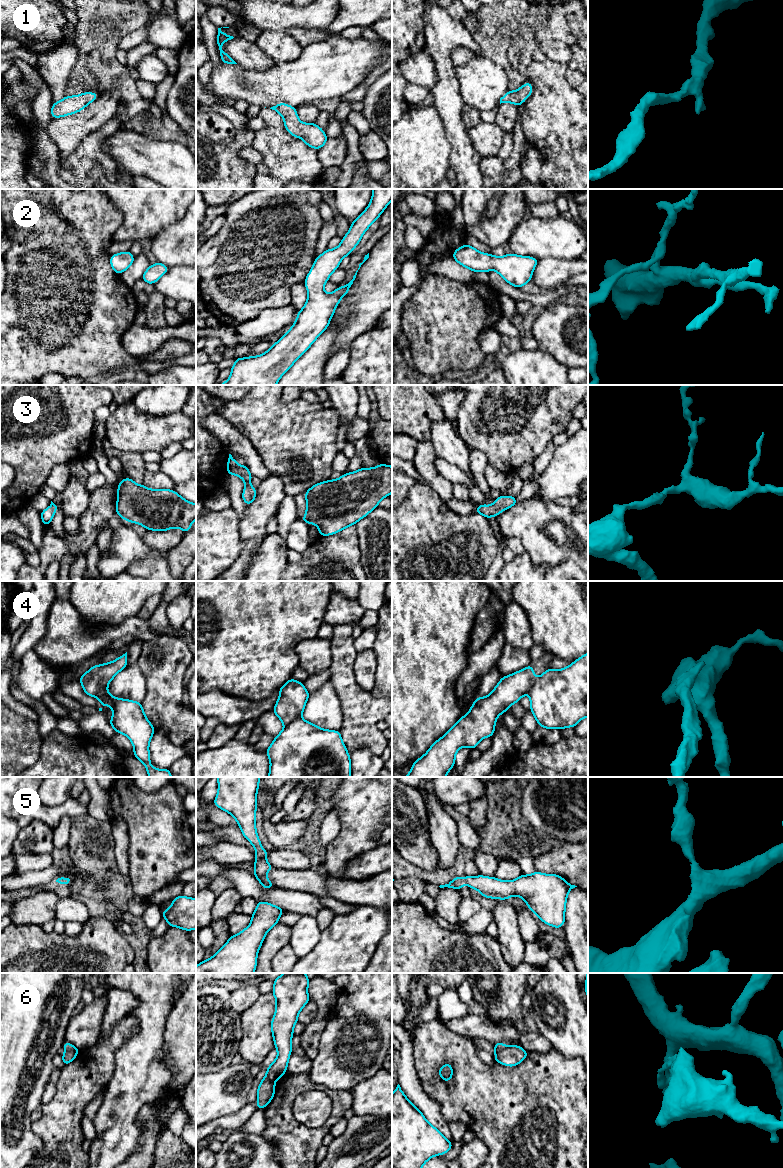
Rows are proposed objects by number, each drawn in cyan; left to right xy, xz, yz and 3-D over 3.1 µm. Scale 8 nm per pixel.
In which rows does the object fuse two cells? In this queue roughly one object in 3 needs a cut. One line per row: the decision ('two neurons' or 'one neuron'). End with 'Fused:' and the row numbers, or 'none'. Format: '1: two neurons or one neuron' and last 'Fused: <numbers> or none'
1: one neuron
2: one neuron
3: one neuron
4: two neurons
5: one neuron
6: two neurons
Fused: 4, 6

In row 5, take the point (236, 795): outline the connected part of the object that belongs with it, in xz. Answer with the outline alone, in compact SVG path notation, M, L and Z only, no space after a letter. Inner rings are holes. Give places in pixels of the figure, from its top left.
M217 777L217 780L218 793L214 805L234 817L243 836L256 851L254 876L263 888L273 888L273 883L266 876L273 866L266 860L268 851L262 848L255 825L260 777Z

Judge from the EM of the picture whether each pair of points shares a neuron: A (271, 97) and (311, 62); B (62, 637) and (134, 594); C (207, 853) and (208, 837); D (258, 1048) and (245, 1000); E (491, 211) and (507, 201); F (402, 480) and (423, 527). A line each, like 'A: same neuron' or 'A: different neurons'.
A: same neuron
B: different neurons
C: different neurons
D: different neurons
E: different neurons
F: different neurons

